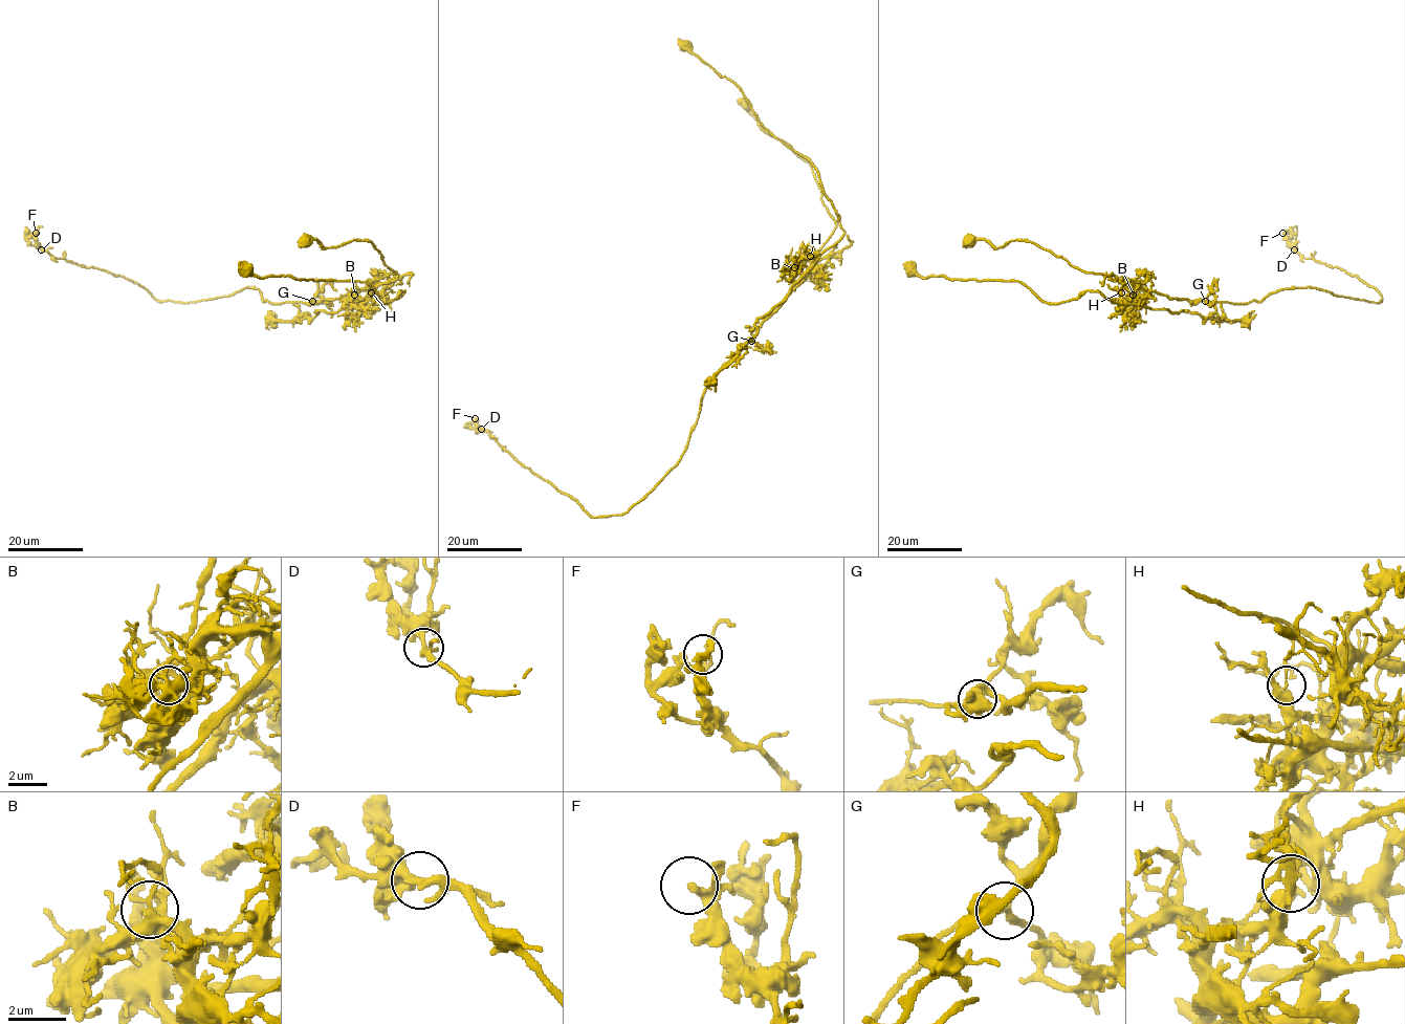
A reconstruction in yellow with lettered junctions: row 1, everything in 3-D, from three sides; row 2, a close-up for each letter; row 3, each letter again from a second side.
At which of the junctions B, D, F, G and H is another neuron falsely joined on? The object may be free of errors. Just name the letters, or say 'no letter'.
H

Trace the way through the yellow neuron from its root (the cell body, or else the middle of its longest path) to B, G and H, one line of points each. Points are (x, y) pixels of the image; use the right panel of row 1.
B: (967, 243), (985, 239), (1002, 247), (1027, 240), (1080, 270), (1119, 280), (1121, 296), (1129, 300), (1133, 295)
G: (967, 243), (985, 239), (1002, 247), (1027, 240), (1085, 271), (1169, 298), (1205, 301)
H: (967, 243), (971, 245), (985, 239), (1002, 247), (1011, 241), (1027, 240), (1080, 270), (1119, 280), (1121, 292)

